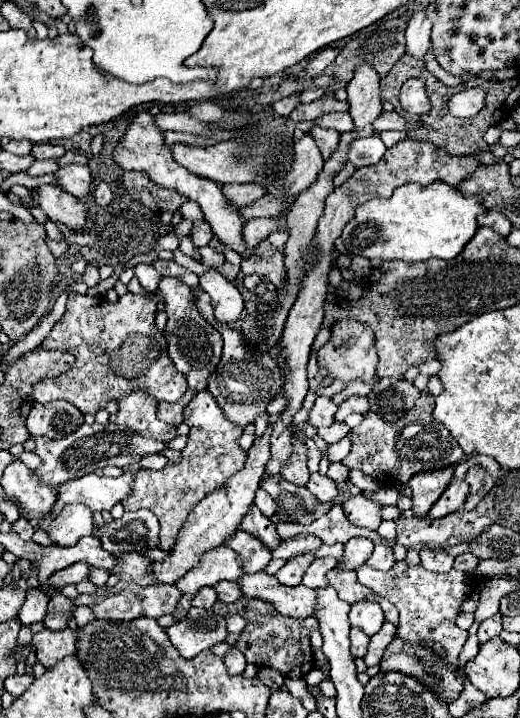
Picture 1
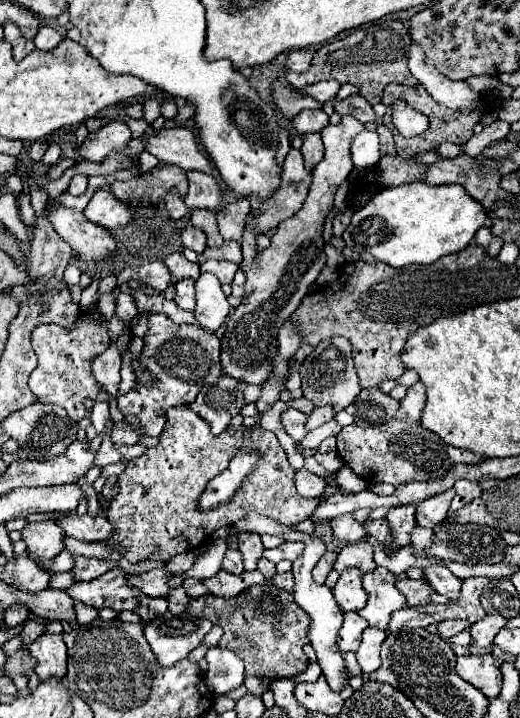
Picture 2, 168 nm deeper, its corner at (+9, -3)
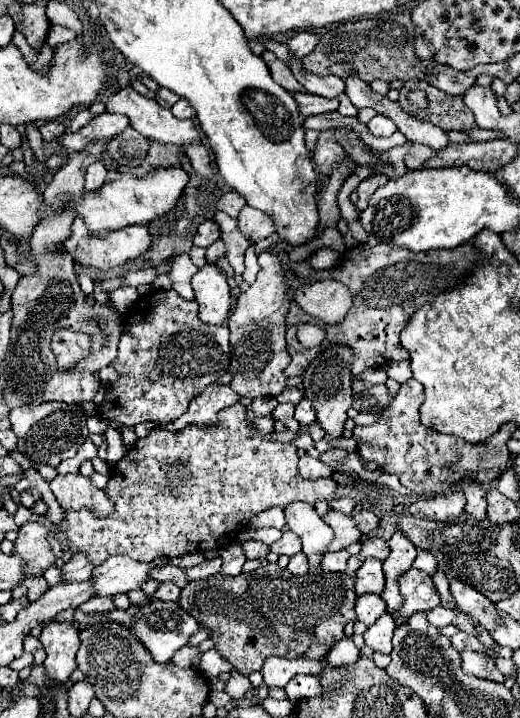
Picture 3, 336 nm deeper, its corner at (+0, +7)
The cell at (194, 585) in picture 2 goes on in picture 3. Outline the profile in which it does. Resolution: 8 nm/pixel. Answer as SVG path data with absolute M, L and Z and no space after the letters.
M161 564L161 566L153 568L153 570L149 572L149 578L151 578L151 580L157 580L157 582L165 582L165 580L175 582L179 588L187 584L187 580L185 580L185 570L183 570L183 568L177 568L177 566L171 566L171 564Z

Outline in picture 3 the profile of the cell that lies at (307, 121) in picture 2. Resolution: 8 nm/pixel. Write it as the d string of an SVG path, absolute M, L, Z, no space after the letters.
M295 92L293 94L301 114L305 116L315 116L315 114L323 114L323 112L333 112L339 106L339 100L333 98L323 98L323 96L315 96L315 94L307 94L307 92Z

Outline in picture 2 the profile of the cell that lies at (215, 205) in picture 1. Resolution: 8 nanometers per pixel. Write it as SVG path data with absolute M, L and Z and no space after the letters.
M112 120L110 124L96 130L80 148L80 154L90 162L104 162L112 150L126 150L132 134L126 122Z

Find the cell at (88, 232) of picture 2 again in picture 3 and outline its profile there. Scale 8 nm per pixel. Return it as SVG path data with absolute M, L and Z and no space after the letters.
M75 218L73 226L71 226L71 236L63 242L63 246L53 246L51 250L71 254L73 260L81 266L91 266L97 270L109 270L109 268L123 266L125 262L139 258L149 246L151 246L151 234L149 234L147 226L127 226L121 230L103 232L103 236L99 236L99 234L91 234L85 228L85 222L81 218Z

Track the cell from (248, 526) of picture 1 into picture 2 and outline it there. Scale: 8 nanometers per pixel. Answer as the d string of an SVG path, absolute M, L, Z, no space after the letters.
M240 532L238 534L238 550L244 558L244 568L256 570L256 562L262 558L262 552L264 552L260 536L254 532Z

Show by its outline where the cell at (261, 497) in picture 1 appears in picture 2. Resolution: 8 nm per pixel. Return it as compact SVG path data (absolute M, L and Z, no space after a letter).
M250 512L246 518L238 520L234 524L234 528L238 528L240 532L244 530L252 530L252 532L258 532L258 534L282 534L286 536L286 540L294 540L294 542L304 542L306 548L304 548L304 554L294 562L292 566L292 574L294 574L294 600L296 604L310 616L310 628L308 628L308 638L310 638L310 644L314 646L316 650L316 656L318 656L318 664L322 668L322 674L328 682L328 686L334 690L334 692L342 692L344 686L348 684L348 678L344 676L344 670L346 670L346 664L344 664L344 658L338 650L338 644L336 644L336 636L338 636L338 630L342 628L342 622L344 622L344 614L342 610L336 606L336 600L332 596L332 590L326 588L324 584L316 584L310 570L314 568L314 564L324 556L326 552L326 544L310 534L304 534L304 532L296 532L292 530L290 526L282 526L274 520L268 520L268 516L264 514L258 514L258 512Z

